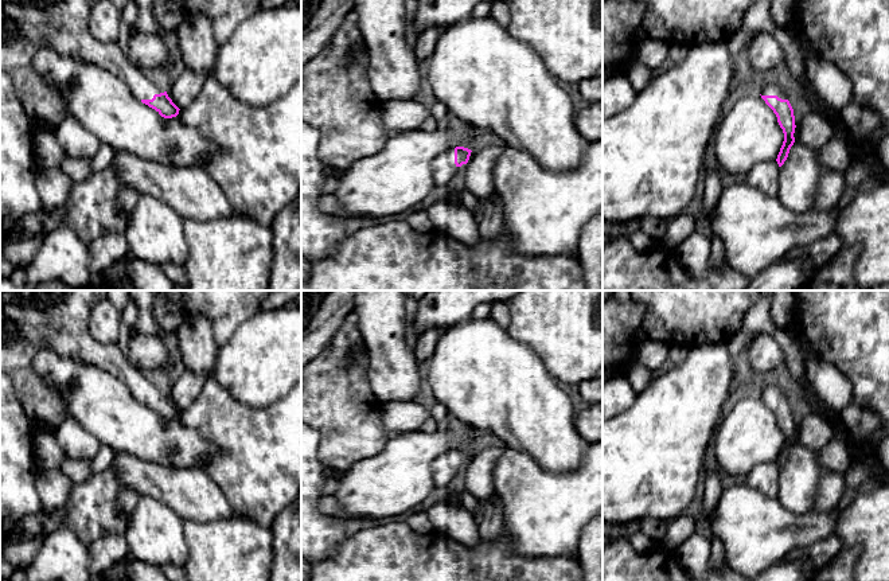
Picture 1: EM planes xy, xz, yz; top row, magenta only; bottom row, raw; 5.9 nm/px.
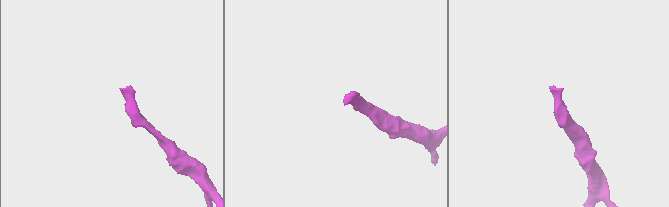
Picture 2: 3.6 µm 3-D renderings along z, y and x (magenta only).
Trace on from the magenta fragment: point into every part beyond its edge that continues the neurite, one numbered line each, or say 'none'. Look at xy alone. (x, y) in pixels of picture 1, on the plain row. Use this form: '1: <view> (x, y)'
1: xy (58, 320)

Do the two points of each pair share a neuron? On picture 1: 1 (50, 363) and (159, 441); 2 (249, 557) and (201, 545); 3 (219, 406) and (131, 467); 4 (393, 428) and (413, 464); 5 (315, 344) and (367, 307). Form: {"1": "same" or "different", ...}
{"1": "same", "2": "same", "3": "different", "4": "different", "5": "different"}

